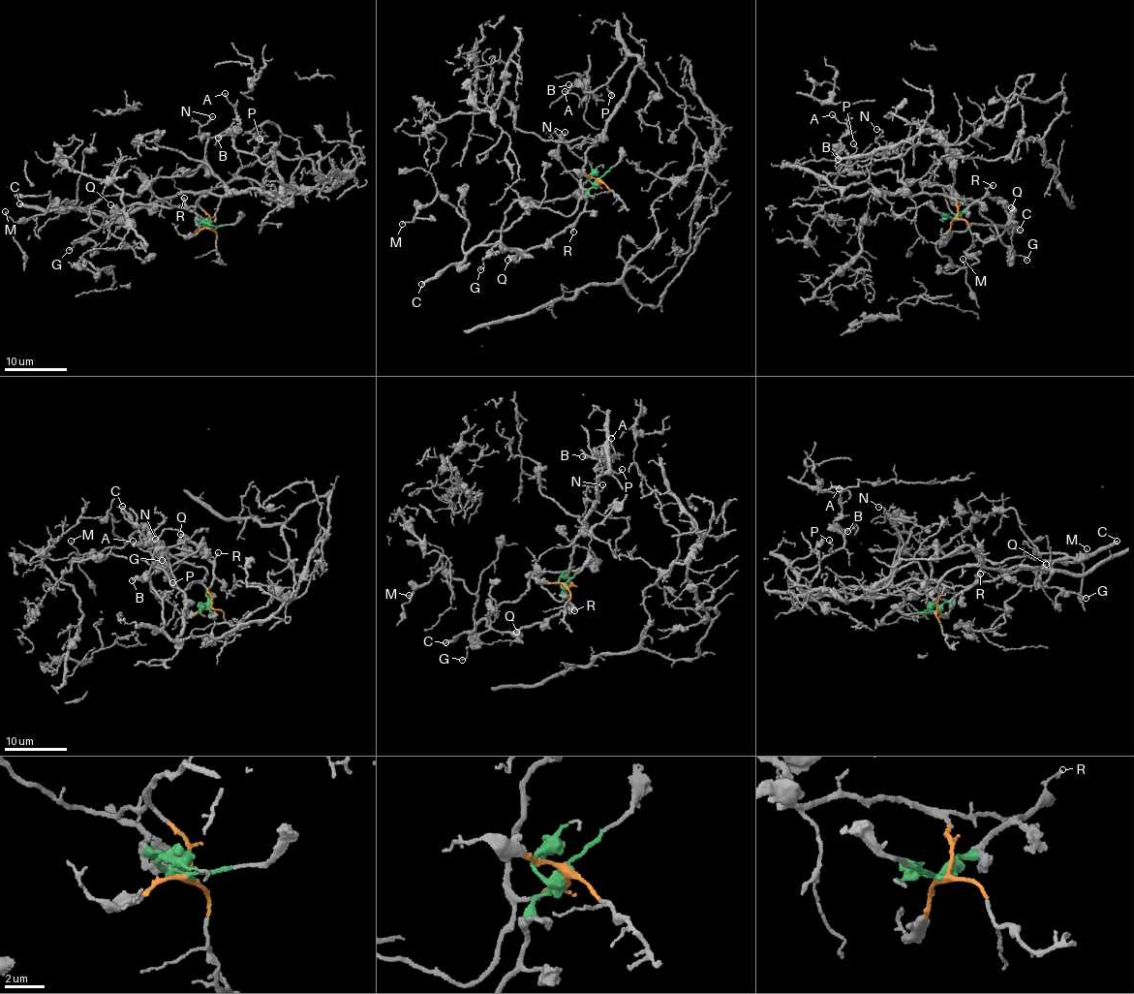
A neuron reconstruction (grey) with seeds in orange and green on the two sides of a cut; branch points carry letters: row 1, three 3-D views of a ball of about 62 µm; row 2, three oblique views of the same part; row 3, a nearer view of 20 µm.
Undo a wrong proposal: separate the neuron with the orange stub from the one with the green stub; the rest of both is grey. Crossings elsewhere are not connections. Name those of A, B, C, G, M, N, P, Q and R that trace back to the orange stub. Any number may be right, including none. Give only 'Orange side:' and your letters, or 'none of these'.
Orange side: A, B, N, P

